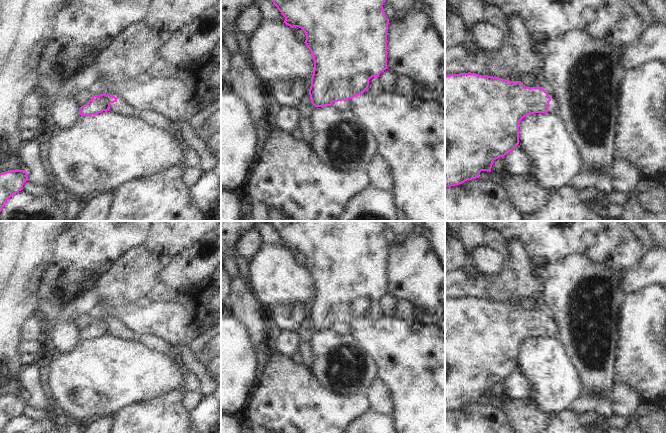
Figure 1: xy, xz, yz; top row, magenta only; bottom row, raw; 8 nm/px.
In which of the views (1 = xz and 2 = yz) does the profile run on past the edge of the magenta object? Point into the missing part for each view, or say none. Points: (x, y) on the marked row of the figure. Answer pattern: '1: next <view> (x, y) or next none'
1: next xz (342, 105)
2: next yz (553, 104)

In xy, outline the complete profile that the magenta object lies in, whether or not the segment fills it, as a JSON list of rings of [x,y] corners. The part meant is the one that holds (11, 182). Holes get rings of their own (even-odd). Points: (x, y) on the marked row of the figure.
[[[10,170],[0,173],[0,212],[7,200],[22,190],[24,183],[28,181],[25,170]]]

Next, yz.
[[[471,72],[445,75],[445,187],[479,178],[481,171],[491,172],[493,162],[519,144],[520,121],[527,115],[547,112],[557,114],[558,101],[540,86],[526,87],[521,81]]]

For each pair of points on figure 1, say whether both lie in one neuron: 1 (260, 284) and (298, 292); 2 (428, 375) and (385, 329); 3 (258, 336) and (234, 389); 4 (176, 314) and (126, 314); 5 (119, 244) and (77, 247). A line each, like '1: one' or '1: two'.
1: one
2: one
3: two
4: one
5: one

